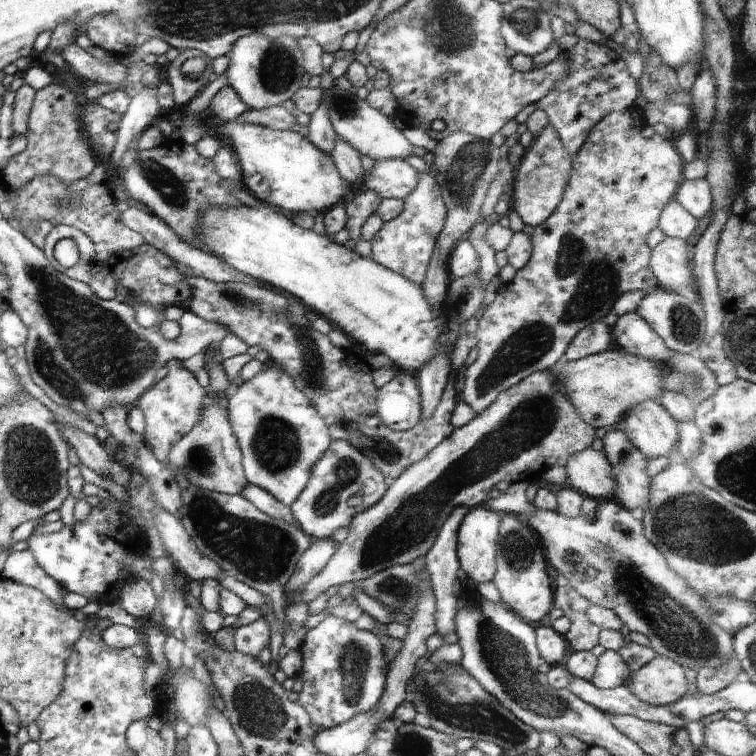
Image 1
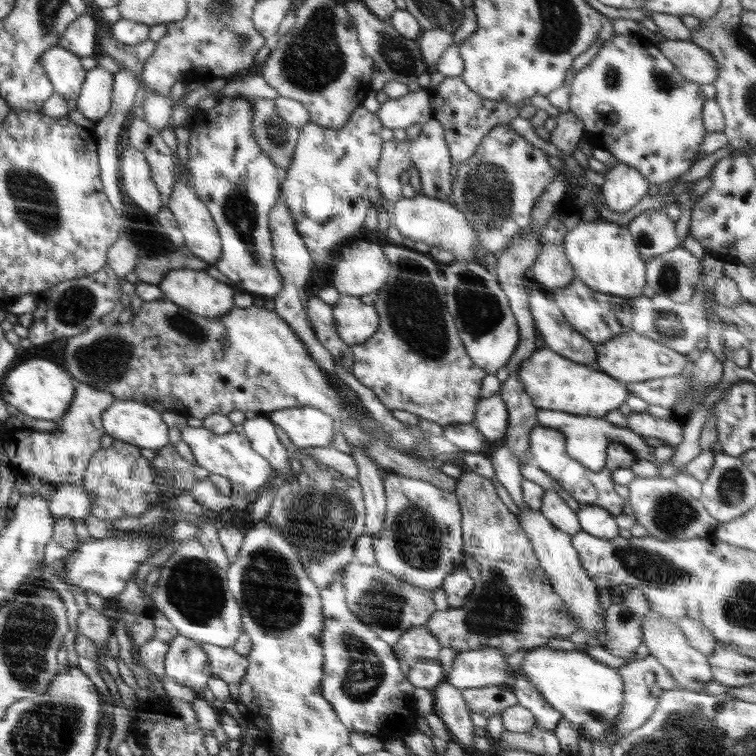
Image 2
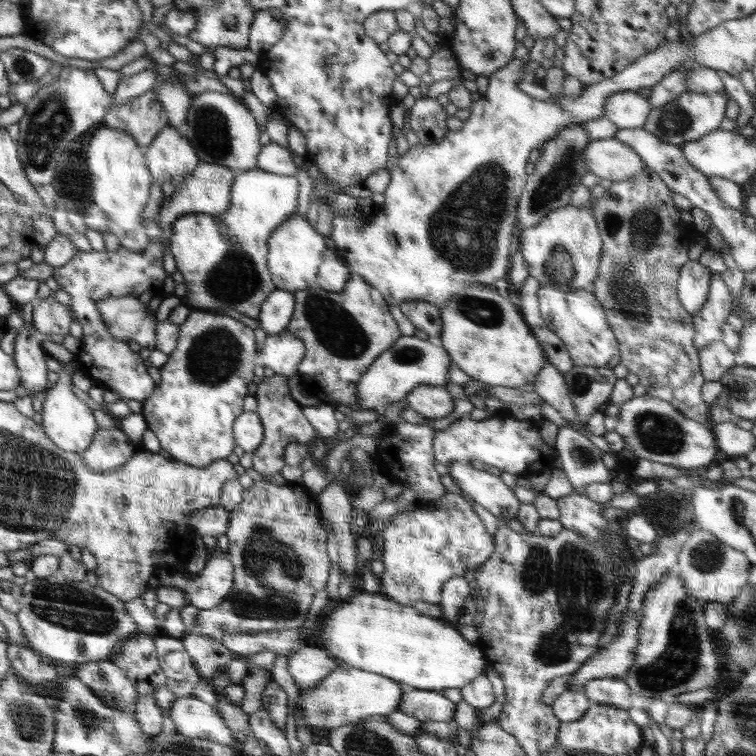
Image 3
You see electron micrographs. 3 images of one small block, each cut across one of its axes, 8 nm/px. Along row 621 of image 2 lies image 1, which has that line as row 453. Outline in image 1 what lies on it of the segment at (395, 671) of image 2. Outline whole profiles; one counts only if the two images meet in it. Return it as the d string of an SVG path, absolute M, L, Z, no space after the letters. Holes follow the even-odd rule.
M332 440L328 451L311 469L311 476L300 497L289 507L298 527L312 539L332 538L334 530L349 528L352 520L384 497L388 483L383 475L365 458L360 450L344 440Z

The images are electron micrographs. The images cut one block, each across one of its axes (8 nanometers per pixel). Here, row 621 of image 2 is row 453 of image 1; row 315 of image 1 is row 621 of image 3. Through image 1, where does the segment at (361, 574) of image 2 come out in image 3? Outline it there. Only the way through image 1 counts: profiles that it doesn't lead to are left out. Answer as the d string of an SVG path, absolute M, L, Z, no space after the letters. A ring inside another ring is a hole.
M264 479L254 480L252 486L244 490L240 504L230 511L226 535L229 558L234 568L232 589L218 607L200 609L195 628L190 634L221 642L225 635L291 630L310 622L314 597L326 588L331 568L331 560L326 552L328 534L322 522L319 501L303 484L278 486Z

